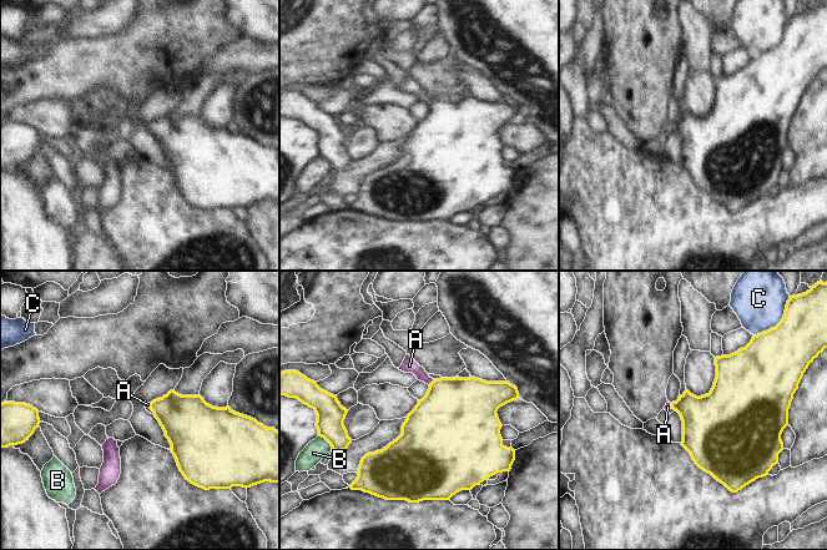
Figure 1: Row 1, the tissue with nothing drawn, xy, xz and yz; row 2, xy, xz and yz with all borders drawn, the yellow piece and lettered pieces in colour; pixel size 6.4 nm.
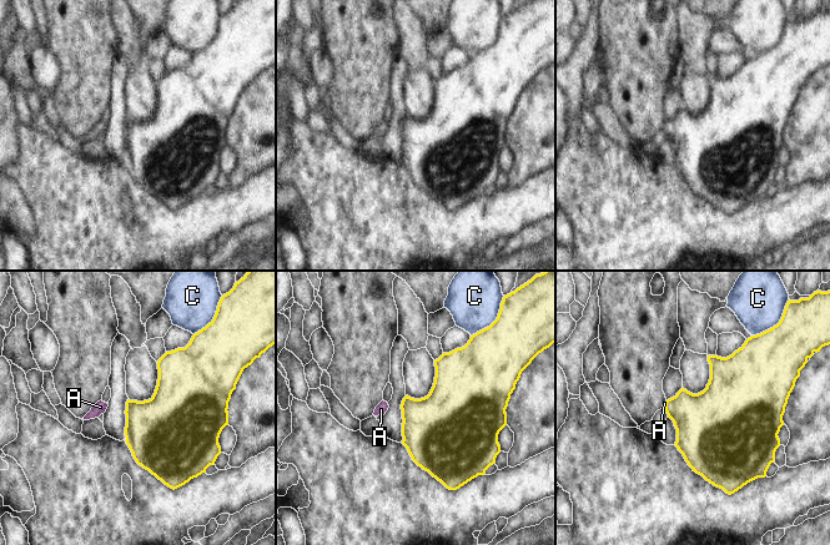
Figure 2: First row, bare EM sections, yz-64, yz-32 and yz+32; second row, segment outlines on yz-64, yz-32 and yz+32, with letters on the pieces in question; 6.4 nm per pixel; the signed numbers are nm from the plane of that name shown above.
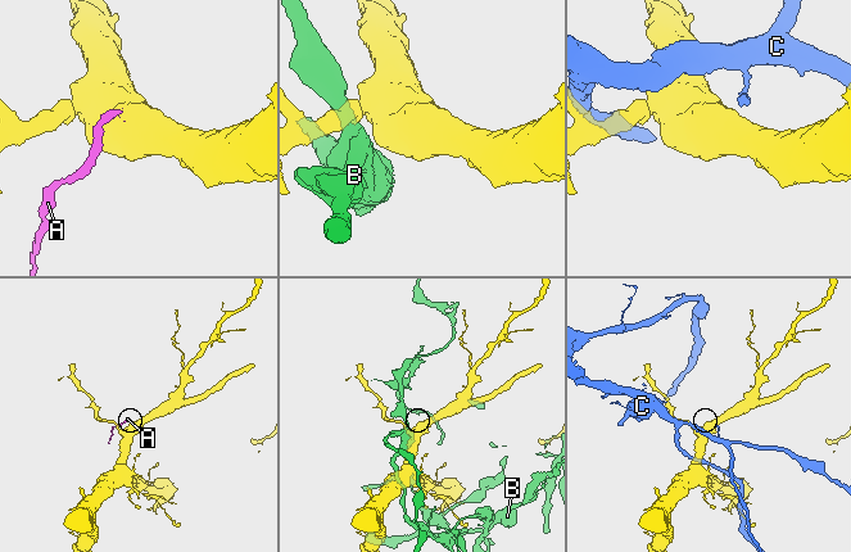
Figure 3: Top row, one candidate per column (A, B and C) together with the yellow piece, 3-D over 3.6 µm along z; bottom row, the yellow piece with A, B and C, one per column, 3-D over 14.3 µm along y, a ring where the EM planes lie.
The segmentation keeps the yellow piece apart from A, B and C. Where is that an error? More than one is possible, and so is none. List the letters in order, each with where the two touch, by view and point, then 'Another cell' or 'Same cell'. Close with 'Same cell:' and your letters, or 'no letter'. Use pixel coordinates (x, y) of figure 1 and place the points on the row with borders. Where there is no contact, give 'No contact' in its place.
A: Touches yellow at xz (432, 382). Same cell
B: Touches yellow at xz (327, 440). Another cell
C: Touches yellow at yz (780, 322). Another cell
Same cell: A

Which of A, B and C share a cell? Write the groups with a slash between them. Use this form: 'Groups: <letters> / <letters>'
Groups: A / B / C

